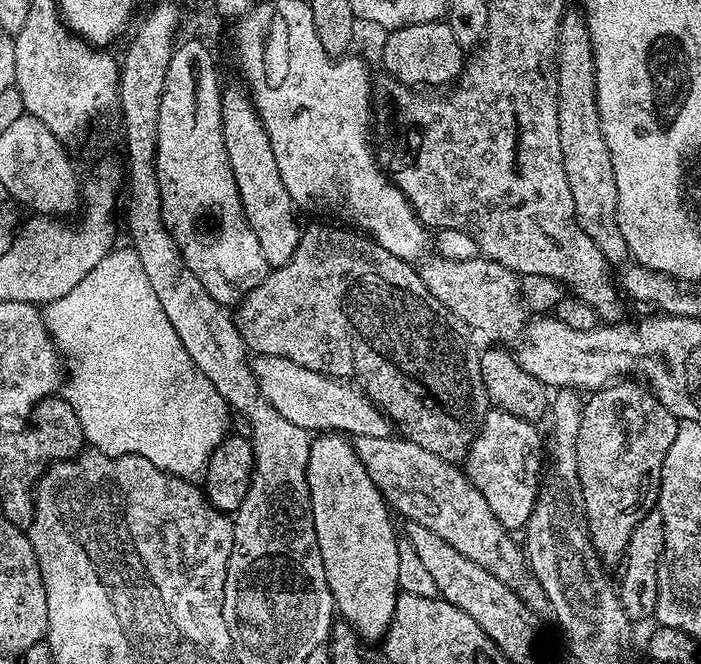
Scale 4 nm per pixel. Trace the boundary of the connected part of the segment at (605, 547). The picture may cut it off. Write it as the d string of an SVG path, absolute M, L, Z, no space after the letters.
M625 378L617 380L609 388L602 388L598 392L591 393L584 400L582 422L578 426L578 446L576 447L578 450L578 478L582 482L582 498L586 502L588 534L592 537L596 552L599 553L600 559L604 561L605 565L619 565L623 561L628 551L628 543L638 526L638 522L649 510L657 507L658 497L660 495L660 471L662 470L662 462L666 458L666 450L670 450L670 442L674 442L674 434L678 434L678 421L676 416L670 414L670 410L666 410L666 406L662 406L662 402L658 402L658 398L652 393L651 388L645 386L643 383L637 382L635 379Z

